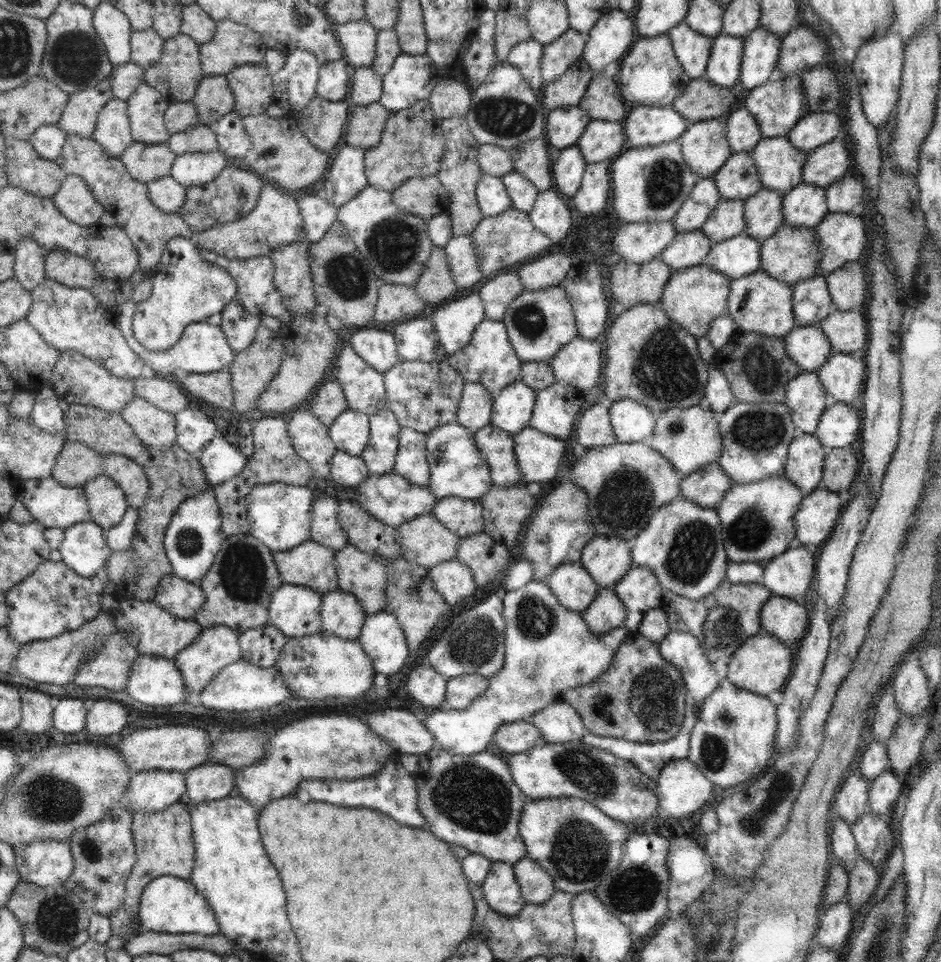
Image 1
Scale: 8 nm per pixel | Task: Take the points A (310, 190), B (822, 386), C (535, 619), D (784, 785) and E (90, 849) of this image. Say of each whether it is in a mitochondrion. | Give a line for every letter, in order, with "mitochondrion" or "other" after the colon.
A: other
B: other
C: mitochondrion
D: mitochondrion
E: mitochondrion

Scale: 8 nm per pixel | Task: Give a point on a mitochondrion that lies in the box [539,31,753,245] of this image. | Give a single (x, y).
(664, 184)

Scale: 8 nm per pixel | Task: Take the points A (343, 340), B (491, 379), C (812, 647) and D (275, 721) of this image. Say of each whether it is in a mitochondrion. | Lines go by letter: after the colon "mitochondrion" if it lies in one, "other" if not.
A: other
B: other
C: other
D: other

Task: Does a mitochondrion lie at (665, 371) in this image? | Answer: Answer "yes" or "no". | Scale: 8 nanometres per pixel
yes

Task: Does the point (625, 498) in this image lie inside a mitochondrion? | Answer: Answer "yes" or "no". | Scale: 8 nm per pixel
yes

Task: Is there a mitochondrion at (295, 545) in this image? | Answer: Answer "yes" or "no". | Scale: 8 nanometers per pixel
no

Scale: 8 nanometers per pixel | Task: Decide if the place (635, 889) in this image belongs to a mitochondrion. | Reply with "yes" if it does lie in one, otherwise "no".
yes

